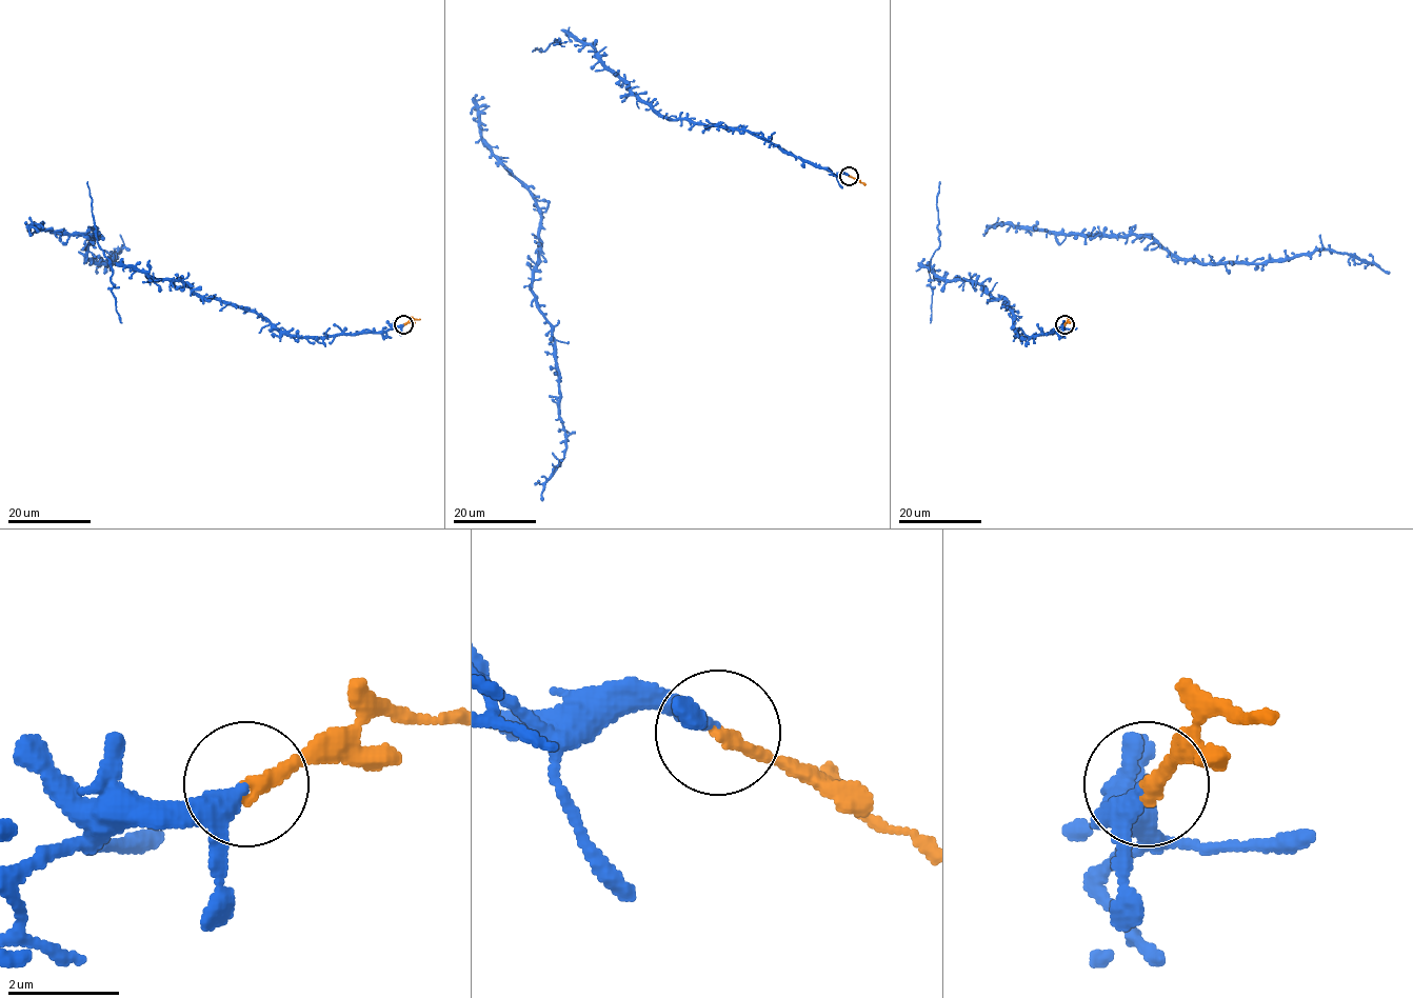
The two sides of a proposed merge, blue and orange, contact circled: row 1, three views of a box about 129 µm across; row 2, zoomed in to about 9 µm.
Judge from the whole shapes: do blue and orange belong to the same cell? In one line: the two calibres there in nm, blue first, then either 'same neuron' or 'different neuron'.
220/280 nm | same neuron

